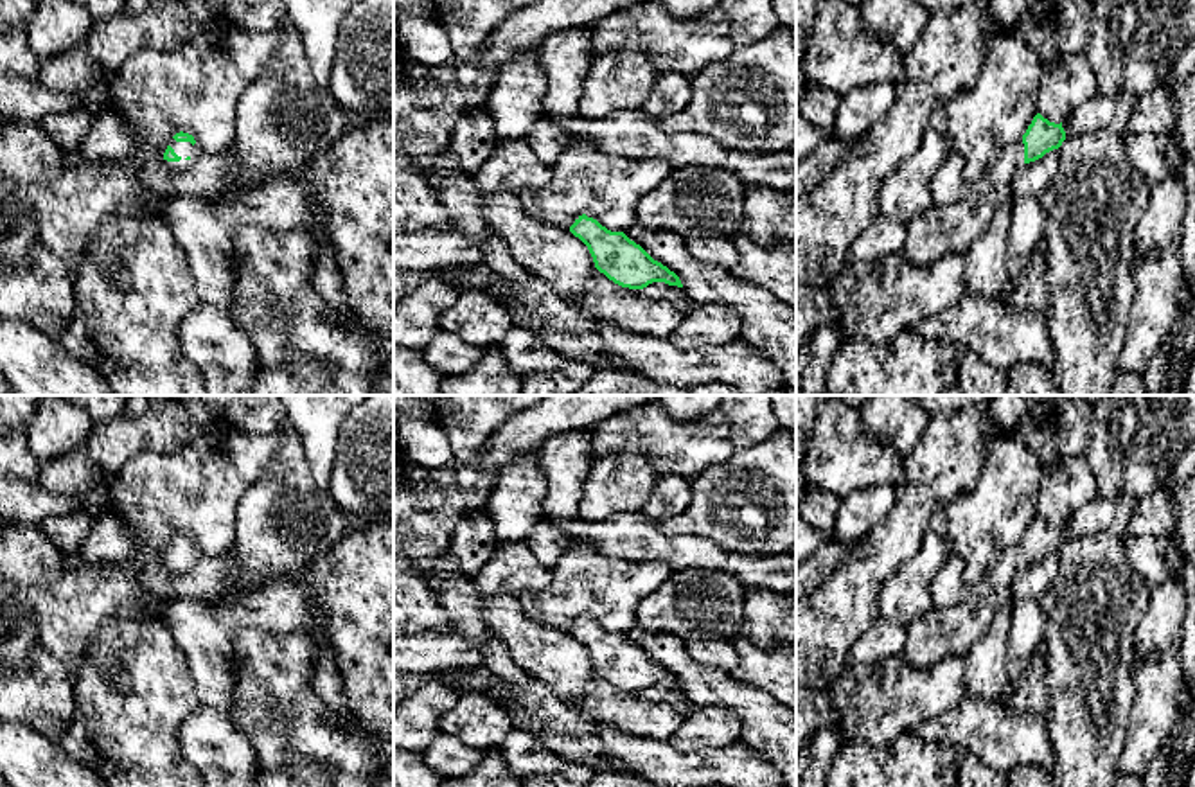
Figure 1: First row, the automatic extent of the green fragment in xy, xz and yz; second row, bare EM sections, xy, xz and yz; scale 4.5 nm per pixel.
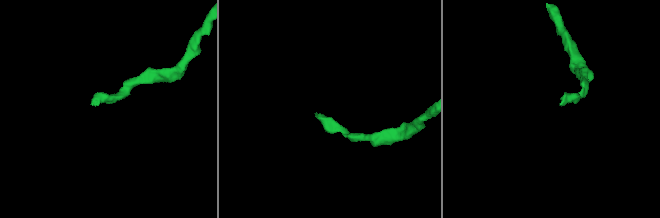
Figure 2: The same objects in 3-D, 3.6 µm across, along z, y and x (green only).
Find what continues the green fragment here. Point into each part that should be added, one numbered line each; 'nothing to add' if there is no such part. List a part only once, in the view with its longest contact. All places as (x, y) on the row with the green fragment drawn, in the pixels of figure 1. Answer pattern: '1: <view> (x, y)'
1: xy (184, 150)

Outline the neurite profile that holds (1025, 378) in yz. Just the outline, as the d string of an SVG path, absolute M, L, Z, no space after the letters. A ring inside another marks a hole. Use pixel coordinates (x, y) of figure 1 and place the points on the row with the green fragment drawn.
M1017 363L1006 372L1005 395L1060 395L1055 376L1037 363Z

